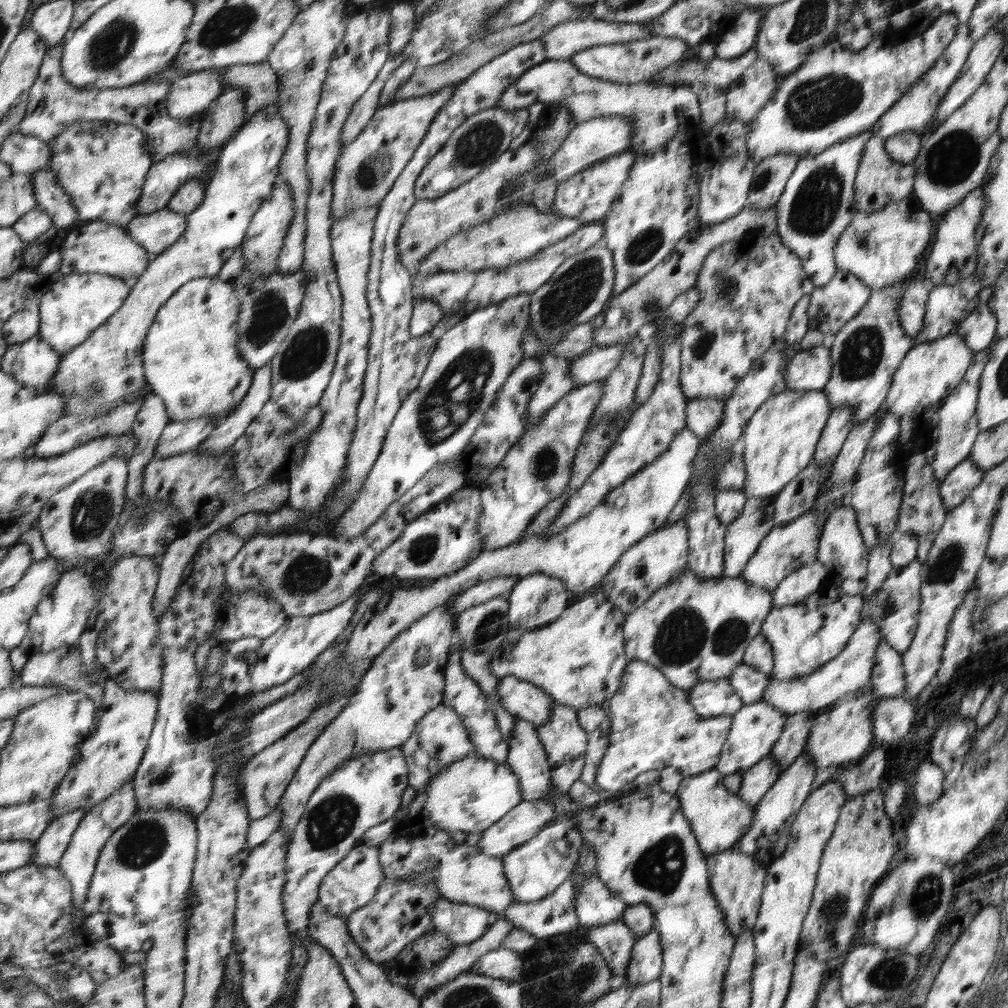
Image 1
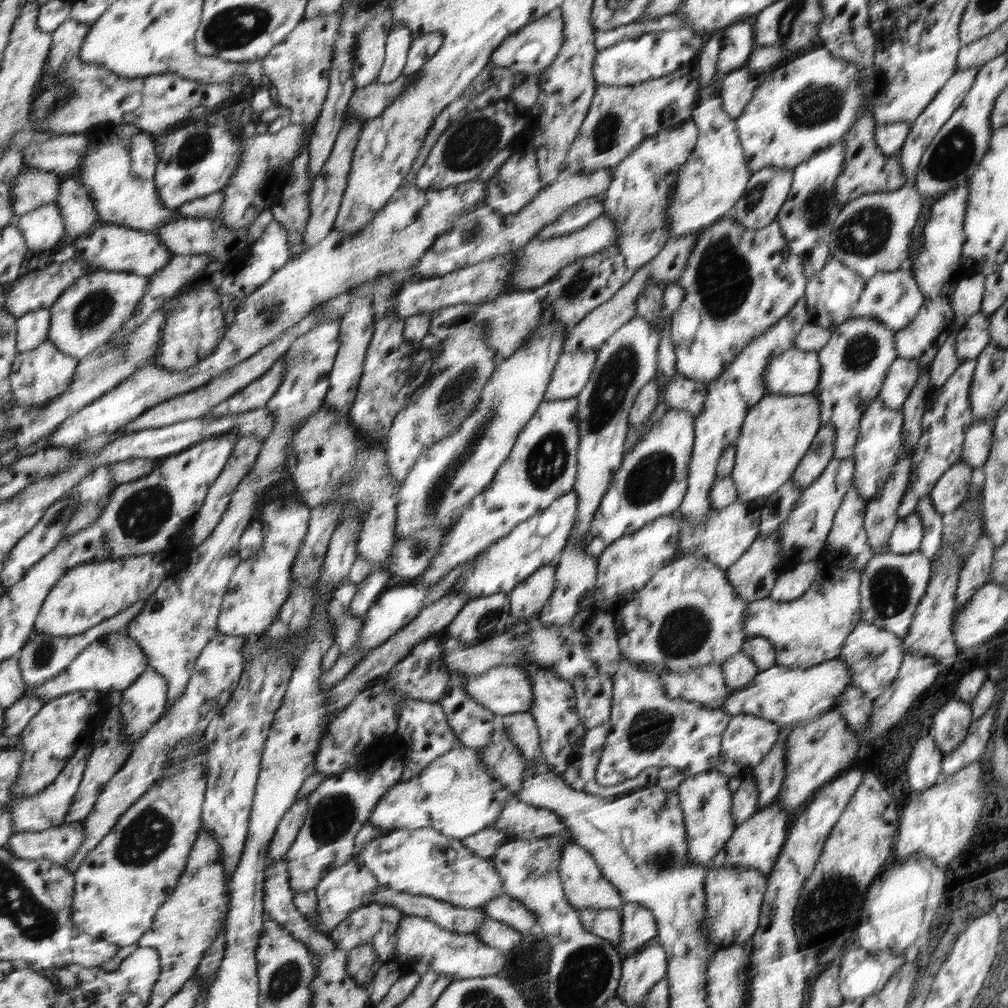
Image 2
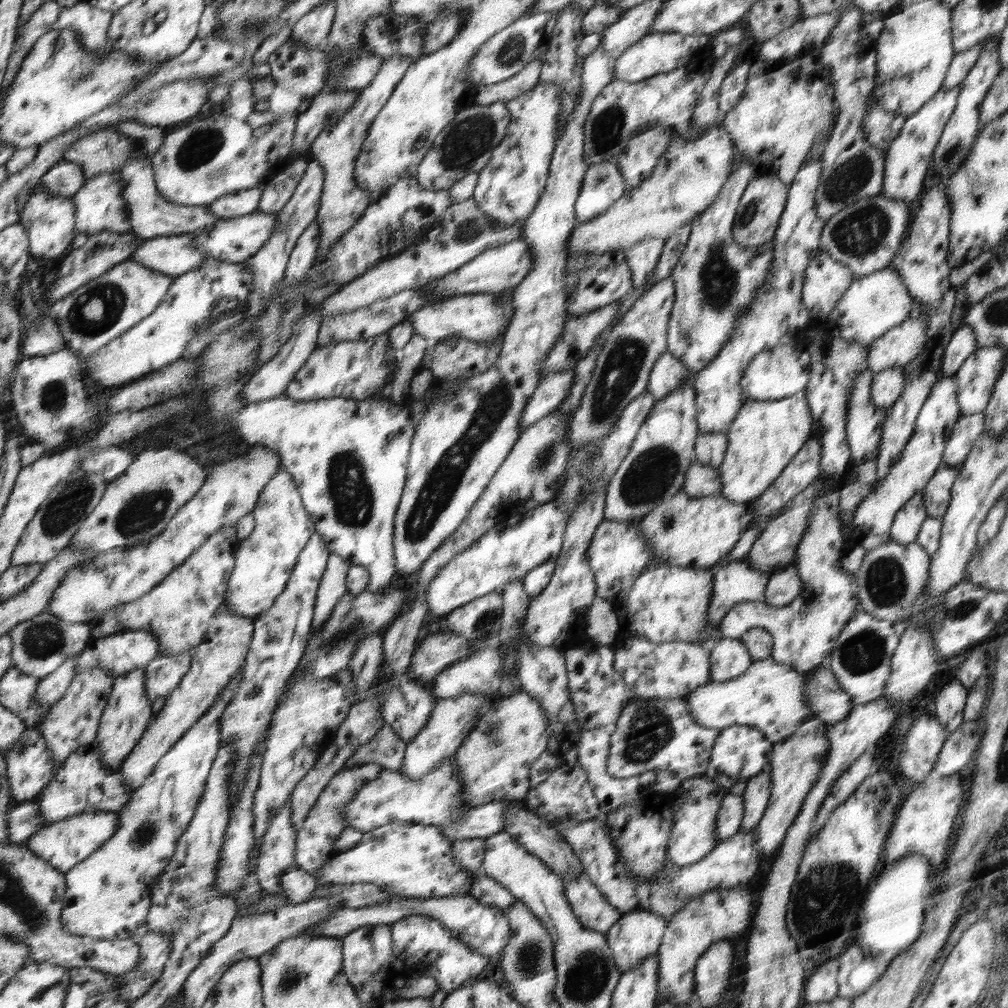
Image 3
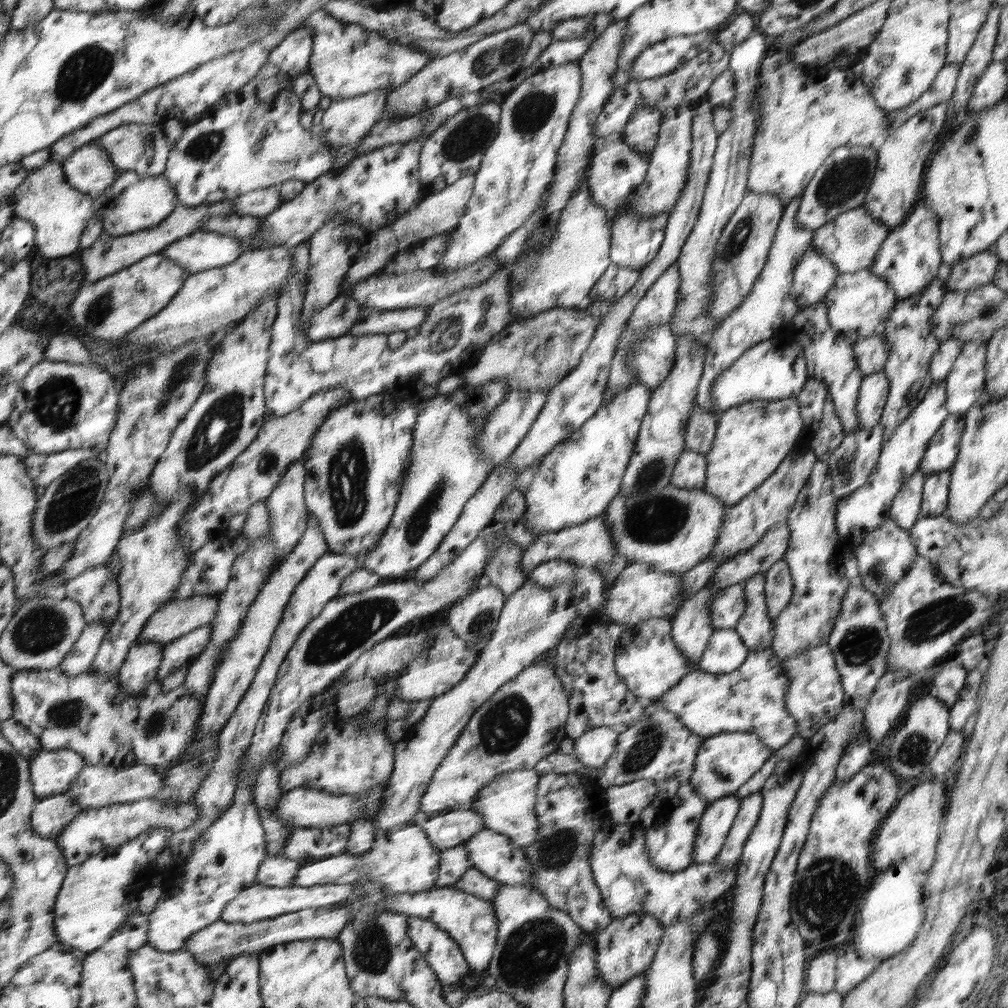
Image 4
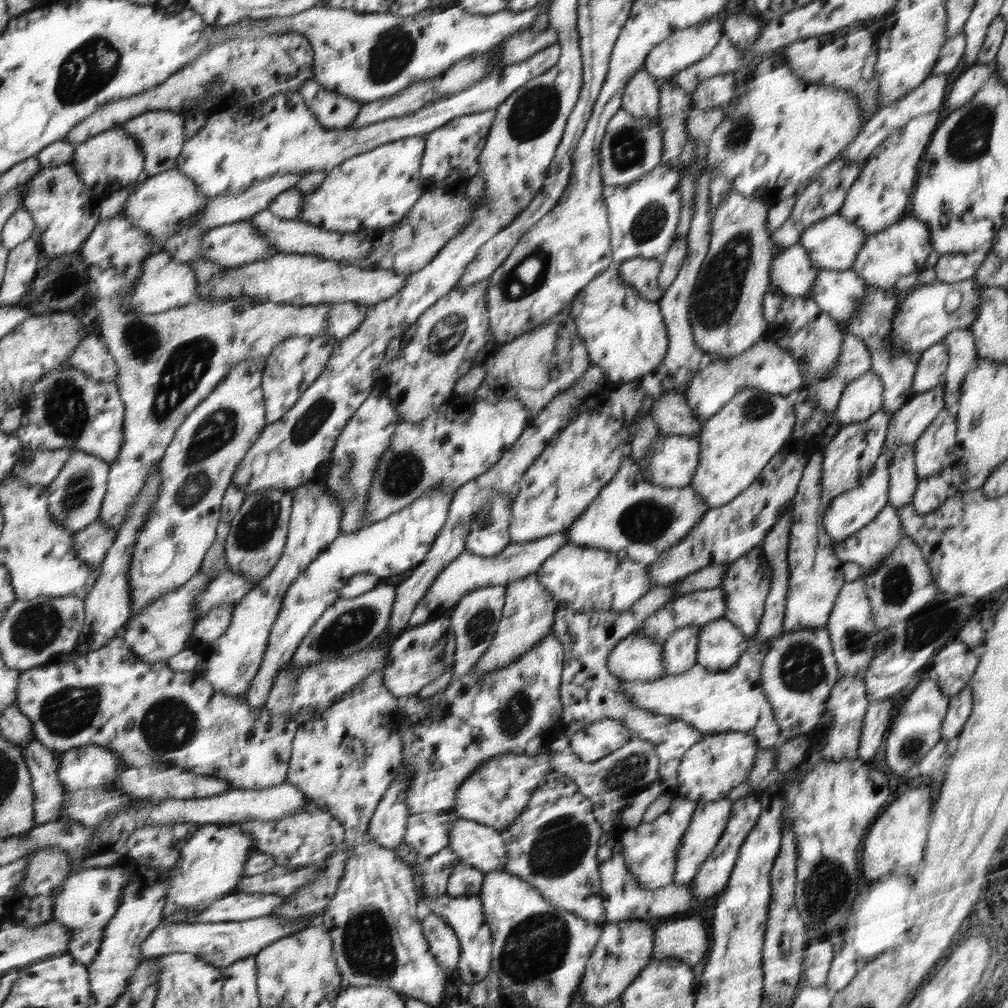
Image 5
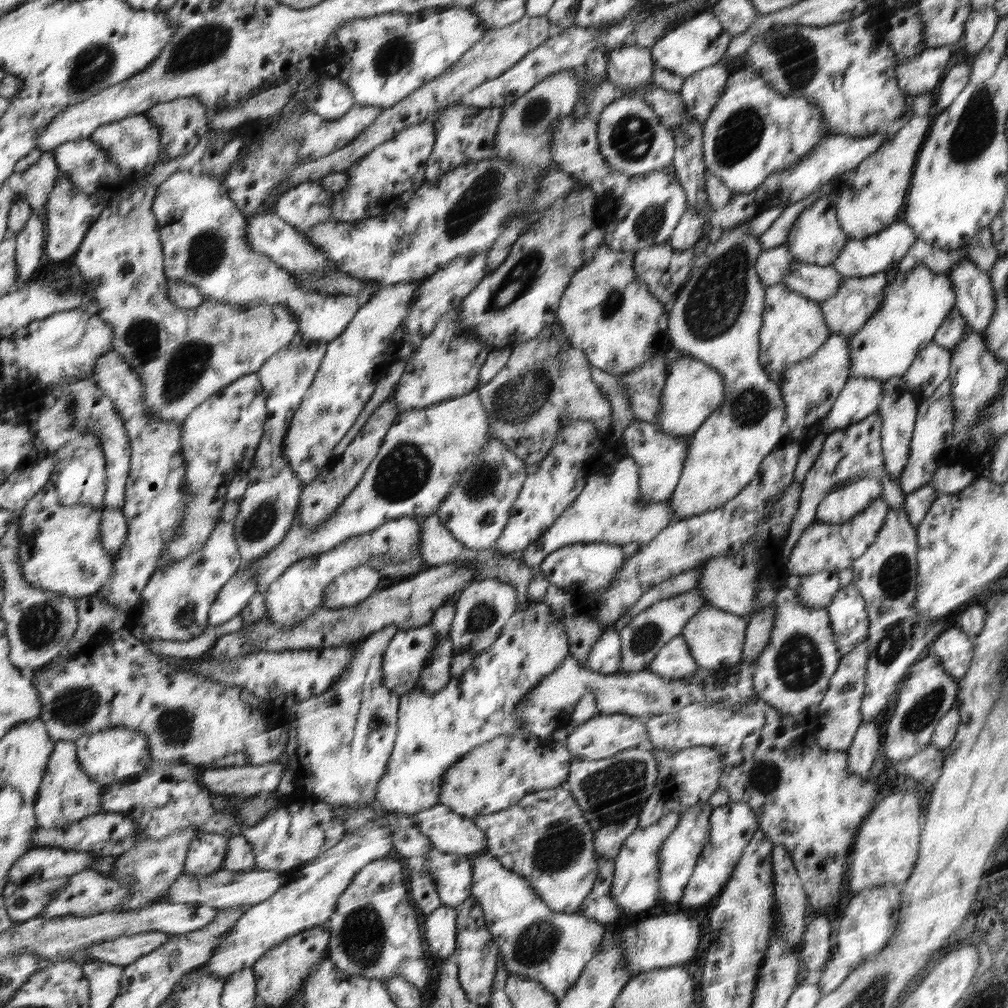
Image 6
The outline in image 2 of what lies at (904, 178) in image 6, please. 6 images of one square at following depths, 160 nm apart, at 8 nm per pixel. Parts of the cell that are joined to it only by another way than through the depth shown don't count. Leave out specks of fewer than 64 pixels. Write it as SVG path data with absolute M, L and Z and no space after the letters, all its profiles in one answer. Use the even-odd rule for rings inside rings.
M971 66L968 70L960 70L948 82L947 85L939 91L938 96L934 98L930 105L924 109L924 112L911 123L911 130L907 137L907 142L901 148L901 152L897 155L900 157L900 162L903 164L904 174L909 178L908 183L913 184L914 176L918 173L920 161L923 154L927 150L927 146L934 140L936 133L947 124L947 120L953 115L956 108L959 108L966 99L967 94L971 91L975 83L976 75L979 74L979 67Z

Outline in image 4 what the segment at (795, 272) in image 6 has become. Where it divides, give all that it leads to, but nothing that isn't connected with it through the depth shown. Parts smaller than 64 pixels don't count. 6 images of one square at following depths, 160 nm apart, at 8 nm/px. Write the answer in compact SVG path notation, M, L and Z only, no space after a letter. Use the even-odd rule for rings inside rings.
M862 269L852 273L839 273L823 302L827 306L827 318L831 326L854 343L859 338L880 333L883 320L887 320L898 300L888 281L880 278L880 275L872 274L868 269Z

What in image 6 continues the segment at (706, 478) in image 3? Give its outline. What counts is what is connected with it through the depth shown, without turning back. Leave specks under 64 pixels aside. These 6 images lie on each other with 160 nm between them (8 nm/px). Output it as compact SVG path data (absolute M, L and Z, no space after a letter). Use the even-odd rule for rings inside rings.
M634 420L624 430L620 440L628 456L639 465L640 498L651 503L670 499L680 481L690 438L670 436L660 432L656 424Z

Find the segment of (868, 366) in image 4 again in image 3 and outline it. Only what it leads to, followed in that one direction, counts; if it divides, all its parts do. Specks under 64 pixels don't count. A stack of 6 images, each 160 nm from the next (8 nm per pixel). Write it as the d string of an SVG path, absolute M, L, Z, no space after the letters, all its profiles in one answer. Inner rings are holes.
M916 312L910 313L906 321L895 326L894 329L888 330L882 337L868 344L867 359L869 362L869 370L876 374L890 367L907 365L923 352L925 344L927 344L927 320L923 314Z

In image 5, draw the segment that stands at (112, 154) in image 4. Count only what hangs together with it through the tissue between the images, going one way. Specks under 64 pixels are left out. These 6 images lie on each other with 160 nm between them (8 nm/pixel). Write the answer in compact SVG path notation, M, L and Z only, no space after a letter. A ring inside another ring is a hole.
M160 109L144 112L138 117L132 118L131 121L119 125L119 128L123 128L127 134L137 140L145 156L141 178L151 177L176 168L182 147L186 142L184 138L184 119L185 115L182 109Z

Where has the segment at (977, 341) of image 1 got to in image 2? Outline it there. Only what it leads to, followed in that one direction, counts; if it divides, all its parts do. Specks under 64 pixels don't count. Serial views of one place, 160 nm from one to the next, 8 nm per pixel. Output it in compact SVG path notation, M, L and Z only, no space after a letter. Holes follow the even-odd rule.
M982 311L964 323L955 340L955 353L960 361L978 358L991 343L989 324L989 315Z

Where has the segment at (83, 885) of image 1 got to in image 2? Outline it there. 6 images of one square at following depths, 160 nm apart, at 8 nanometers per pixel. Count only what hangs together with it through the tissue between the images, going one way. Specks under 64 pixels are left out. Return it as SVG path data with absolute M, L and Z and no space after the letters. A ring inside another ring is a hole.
M217 630L215 638L202 649L196 659L188 684L181 692L182 697L164 708L163 716L157 720L152 729L143 736L143 740L129 754L121 769L104 785L101 794L96 799L91 813L85 822L87 826L87 840L77 849L73 859L69 860L67 869L76 875L88 853L102 840L107 832L118 822L119 816L134 804L159 778L165 758L178 743L201 735L211 720L230 701L230 696L237 689L243 673L243 646L246 636L228 636Z

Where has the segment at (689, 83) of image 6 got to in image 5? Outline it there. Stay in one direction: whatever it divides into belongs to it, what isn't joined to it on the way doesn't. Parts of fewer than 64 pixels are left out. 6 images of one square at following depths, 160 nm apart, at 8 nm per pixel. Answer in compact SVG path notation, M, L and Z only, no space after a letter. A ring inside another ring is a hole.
M728 72L708 78L696 87L696 91L690 94L693 108L702 111L725 107L735 95L735 76Z

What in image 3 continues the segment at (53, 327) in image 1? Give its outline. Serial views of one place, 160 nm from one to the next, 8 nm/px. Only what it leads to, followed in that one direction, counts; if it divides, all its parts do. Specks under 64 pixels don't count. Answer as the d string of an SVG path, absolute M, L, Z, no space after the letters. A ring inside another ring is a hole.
M128 259L88 281L57 305L56 317L67 346L81 357L92 357L103 346L154 313L162 304L174 278Z

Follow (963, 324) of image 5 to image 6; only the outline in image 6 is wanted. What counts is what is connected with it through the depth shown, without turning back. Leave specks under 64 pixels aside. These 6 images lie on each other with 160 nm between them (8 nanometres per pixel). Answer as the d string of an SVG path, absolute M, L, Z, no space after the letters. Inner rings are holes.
M918 265L906 272L896 269L889 275L887 285L884 287L884 298L880 308L867 320L863 328L849 336L851 342L849 378L875 378L884 382L889 378L904 375L918 354L934 342L935 333L956 304L955 286L947 275L932 271L930 267L924 265Z

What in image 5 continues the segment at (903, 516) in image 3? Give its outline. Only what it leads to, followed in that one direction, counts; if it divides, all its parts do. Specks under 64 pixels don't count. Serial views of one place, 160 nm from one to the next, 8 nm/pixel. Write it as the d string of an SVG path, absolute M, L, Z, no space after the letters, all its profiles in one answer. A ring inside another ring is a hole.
M906 445L893 450L891 466L889 504L899 510L912 504L920 482L915 469L915 447Z

